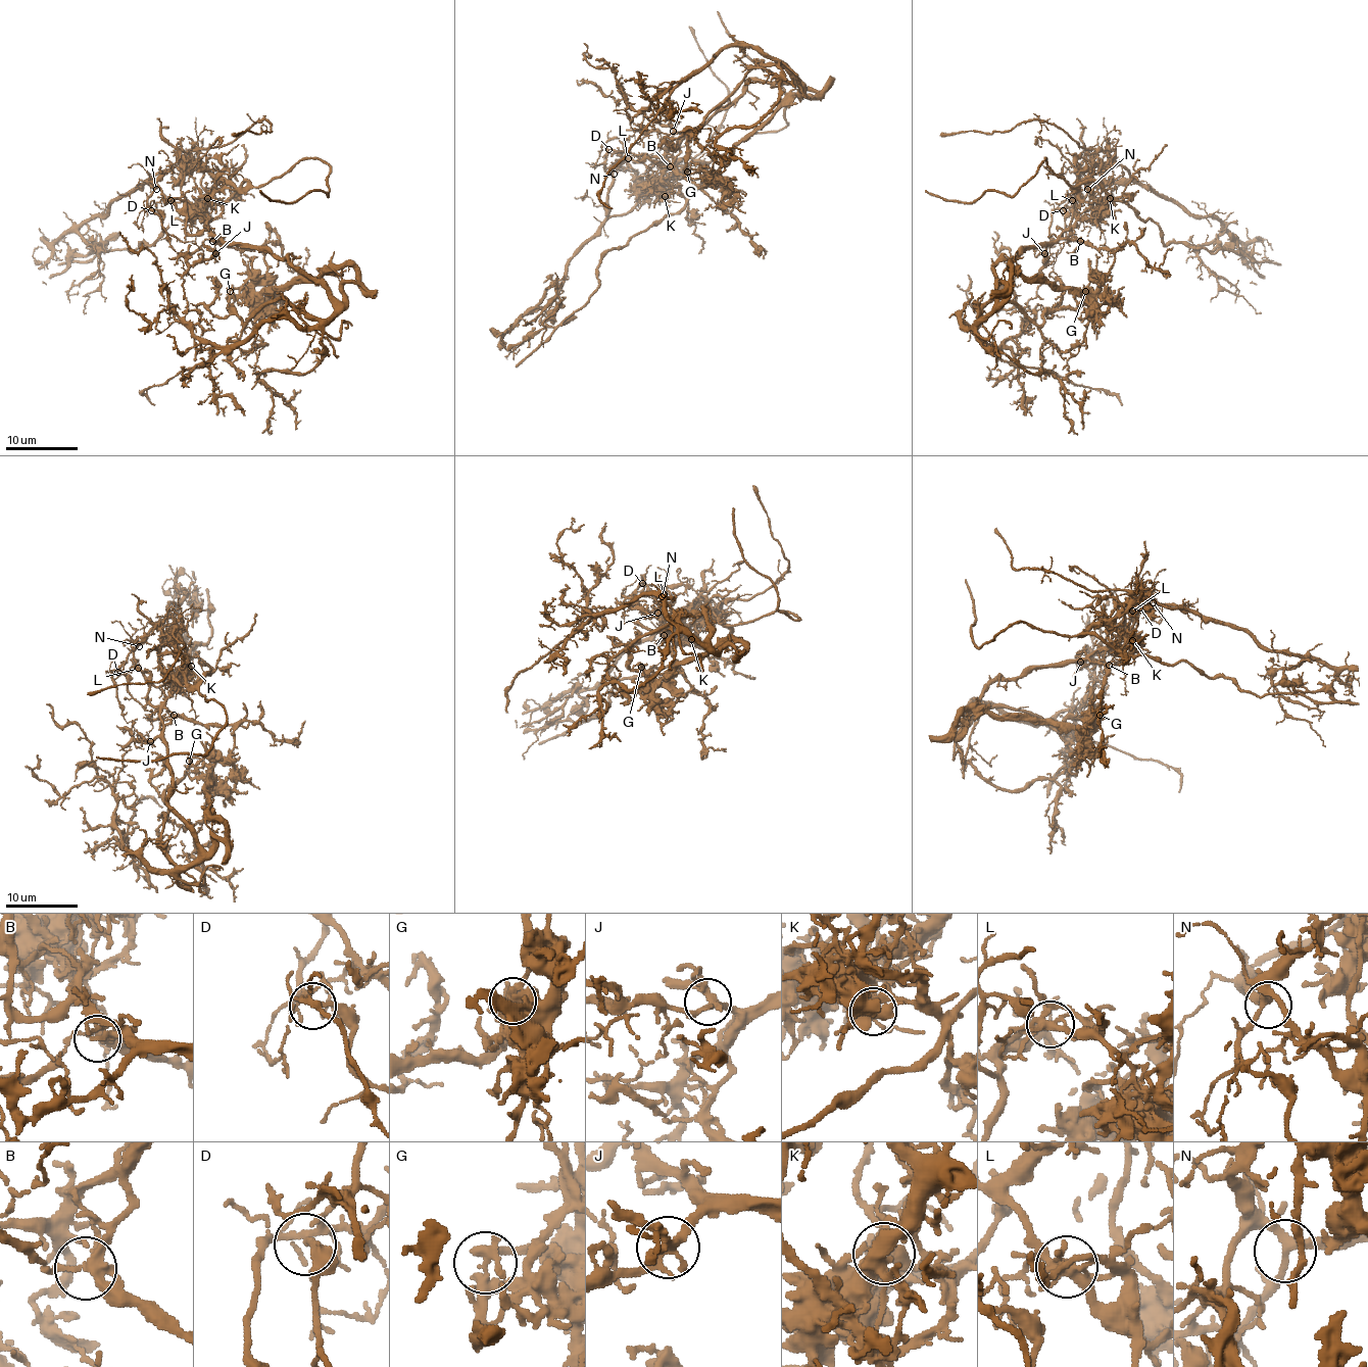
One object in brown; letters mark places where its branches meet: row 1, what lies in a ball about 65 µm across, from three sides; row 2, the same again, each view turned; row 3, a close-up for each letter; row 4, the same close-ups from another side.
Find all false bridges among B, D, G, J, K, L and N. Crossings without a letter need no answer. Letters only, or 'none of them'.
G, K, L

